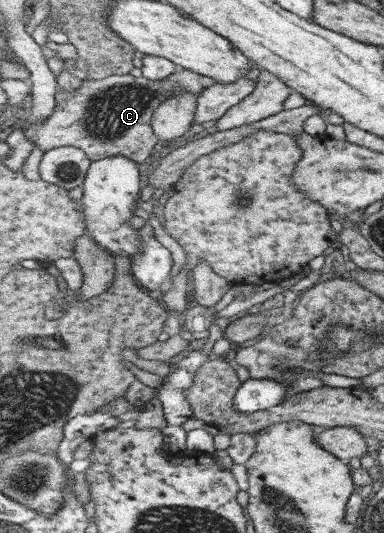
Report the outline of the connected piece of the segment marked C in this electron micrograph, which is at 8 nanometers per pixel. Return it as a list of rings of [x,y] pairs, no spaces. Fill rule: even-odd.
[[[183,68],[164,80],[148,80],[130,74],[87,79],[74,92],[57,93],[57,106],[47,120],[36,120],[32,117],[32,108],[26,106],[22,132],[25,139],[44,153],[54,148],[76,147],[82,148],[94,163],[112,156],[126,156],[145,169],[152,150],[161,145],[152,125],[155,111],[180,88],[200,95],[206,89],[204,80],[210,80],[210,76],[204,78],[198,72]]]

